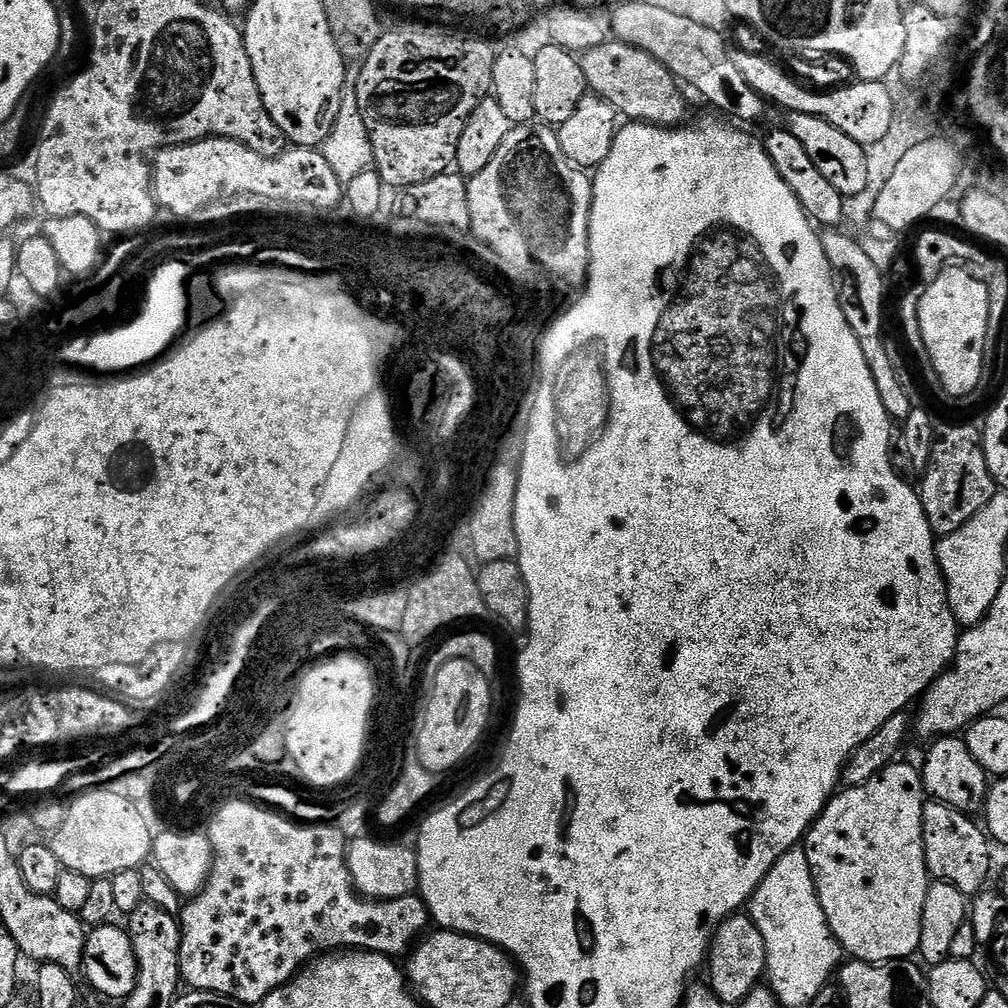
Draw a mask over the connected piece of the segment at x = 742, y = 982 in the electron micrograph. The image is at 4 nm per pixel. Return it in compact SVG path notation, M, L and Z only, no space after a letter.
M748 914L727 916L716 925L706 957L707 983L725 1006L738 1006L765 979L766 945Z

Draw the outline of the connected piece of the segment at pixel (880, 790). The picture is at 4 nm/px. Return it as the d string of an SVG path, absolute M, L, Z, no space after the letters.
M893 762L870 782L837 791L809 828L802 847L809 859L817 896L834 938L853 960L881 964L887 960L907 960L920 951L922 906L930 883L926 850L922 838L922 814L926 803L924 777L912 764Z

